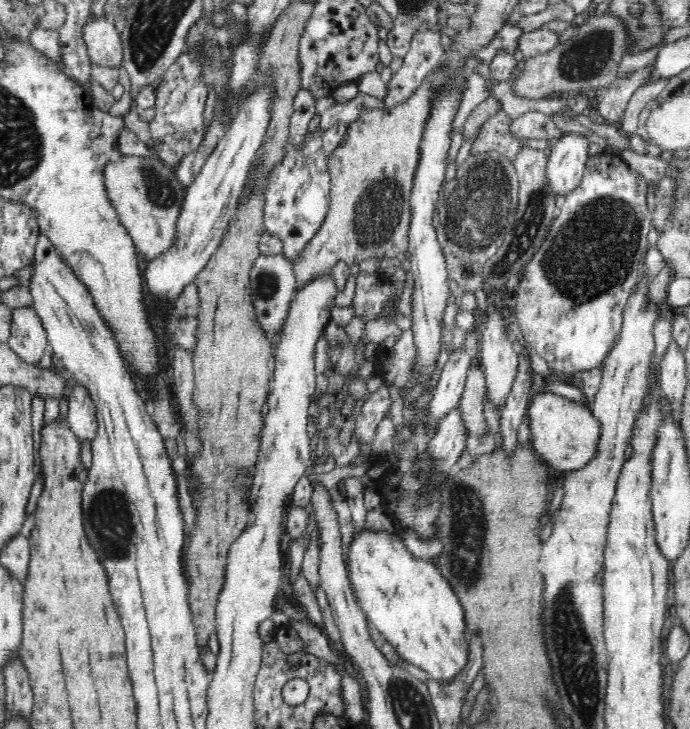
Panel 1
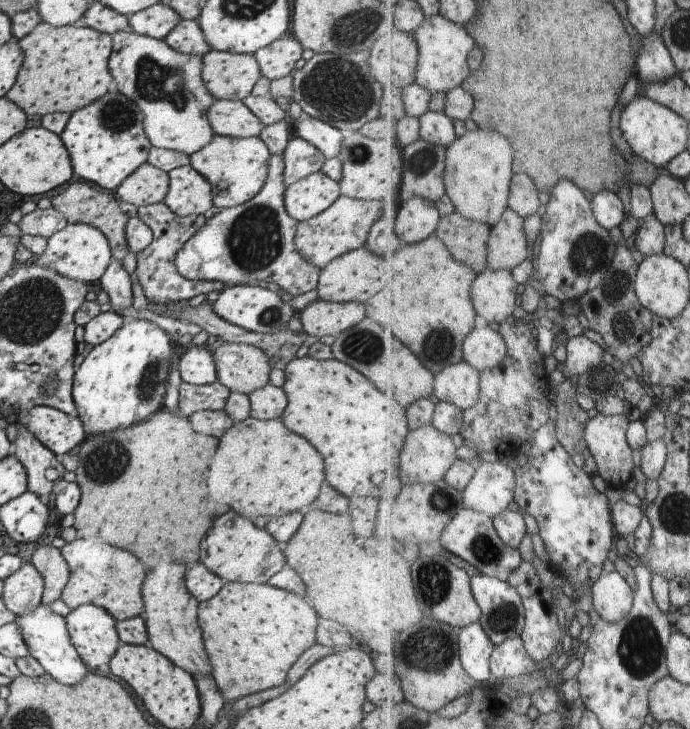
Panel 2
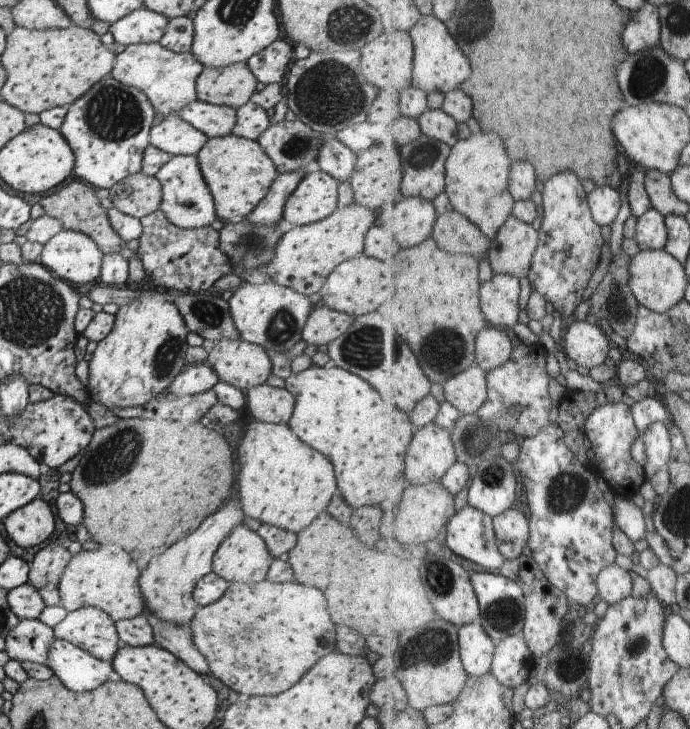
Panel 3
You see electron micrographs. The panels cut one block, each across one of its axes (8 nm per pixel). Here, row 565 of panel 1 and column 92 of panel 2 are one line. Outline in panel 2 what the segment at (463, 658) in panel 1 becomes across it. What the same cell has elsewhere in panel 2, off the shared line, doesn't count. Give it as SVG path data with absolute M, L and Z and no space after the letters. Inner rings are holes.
M126 319L124 326L114 332L108 340L94 345L86 354L78 370L75 370L72 386L72 400L78 410L87 437L114 432L141 423L163 408L168 373L173 363L176 348L171 335L156 323L145 319Z

